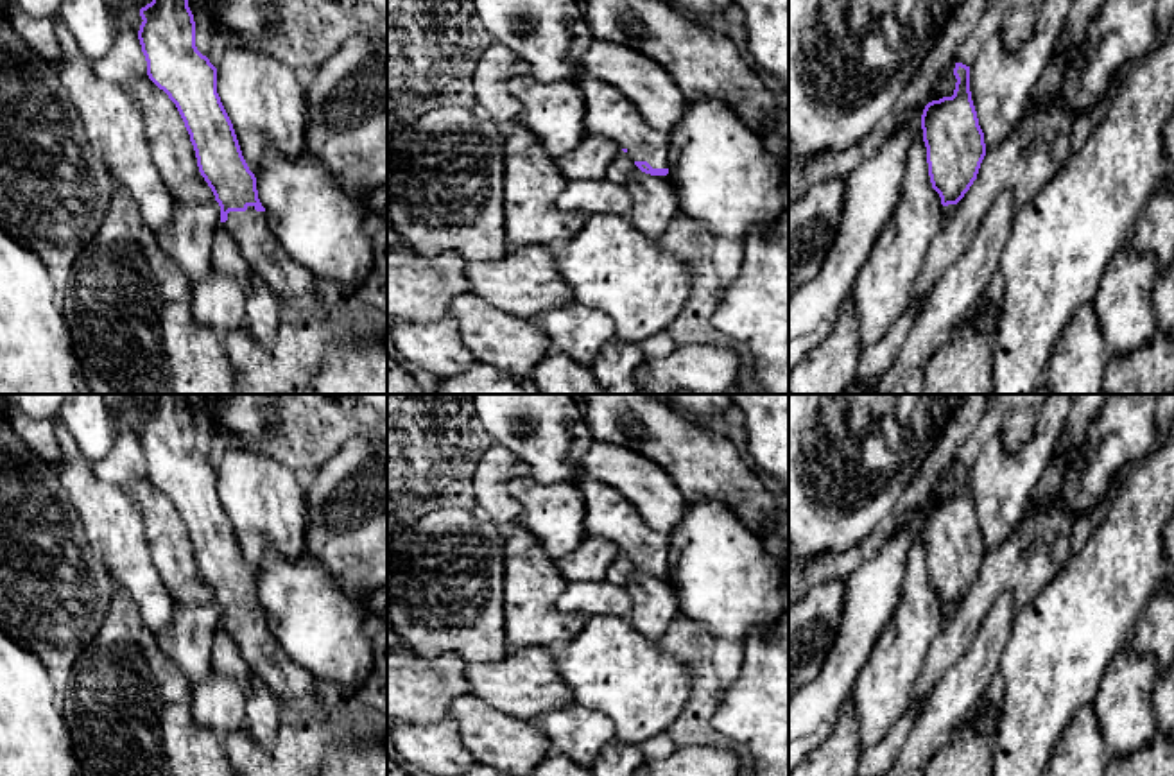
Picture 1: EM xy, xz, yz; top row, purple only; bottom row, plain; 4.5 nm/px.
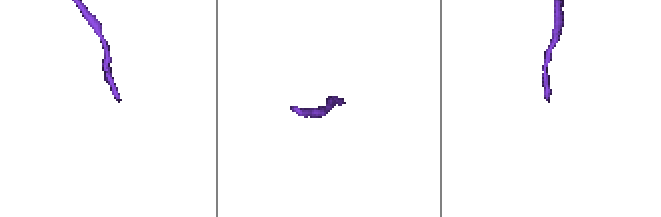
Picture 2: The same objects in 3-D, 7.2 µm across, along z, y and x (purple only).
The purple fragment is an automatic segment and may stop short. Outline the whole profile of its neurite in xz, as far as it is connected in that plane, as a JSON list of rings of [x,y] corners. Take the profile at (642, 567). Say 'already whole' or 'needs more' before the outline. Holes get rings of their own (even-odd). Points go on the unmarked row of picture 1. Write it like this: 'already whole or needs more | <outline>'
needs more | [[[583,477],[577,484],[584,500],[584,534],[615,543],[634,566],[651,577],[667,577],[670,570],[669,561],[669,536],[654,532],[638,514],[636,507],[615,487]]]

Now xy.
needs more | [[[152,394],[152,403],[140,410],[140,418],[143,423],[138,441],[147,462],[149,479],[133,479],[122,489],[140,507],[149,554],[168,595],[185,606],[217,602],[220,608],[220,625],[231,634],[247,667],[272,690],[278,703],[298,710],[310,720],[323,719],[326,711],[315,692],[314,677],[285,654],[269,631],[265,609],[258,600],[256,579],[242,557],[233,525],[217,495],[217,470],[195,448],[195,423],[186,394]]]

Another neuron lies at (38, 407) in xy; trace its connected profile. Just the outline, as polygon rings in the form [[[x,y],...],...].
[[[7,394],[7,400],[30,419],[54,419],[65,394]]]

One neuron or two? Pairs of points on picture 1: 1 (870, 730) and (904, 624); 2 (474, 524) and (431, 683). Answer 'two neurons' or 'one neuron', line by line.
1: one neuron
2: one neuron

